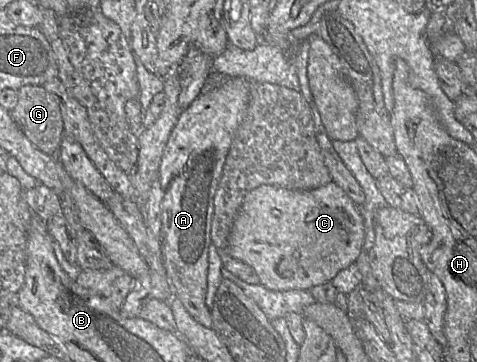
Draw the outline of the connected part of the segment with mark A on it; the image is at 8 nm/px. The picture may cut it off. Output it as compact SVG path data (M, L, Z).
M231 77L222 86L201 94L183 110L167 141L159 168L163 191L163 265L177 297L200 324L212 328L205 303L208 252L214 214L214 197L234 133L249 102L249 80Z

